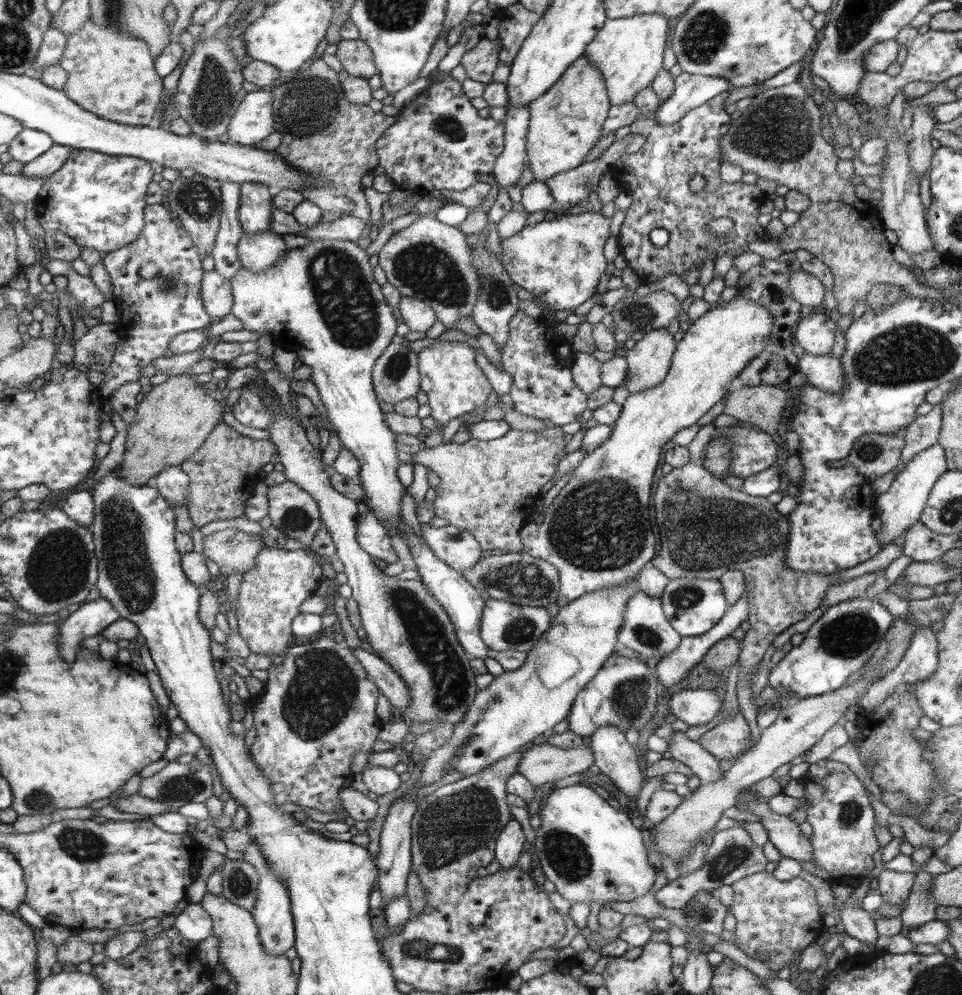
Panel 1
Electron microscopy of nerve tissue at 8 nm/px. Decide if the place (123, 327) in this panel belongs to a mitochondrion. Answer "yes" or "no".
no

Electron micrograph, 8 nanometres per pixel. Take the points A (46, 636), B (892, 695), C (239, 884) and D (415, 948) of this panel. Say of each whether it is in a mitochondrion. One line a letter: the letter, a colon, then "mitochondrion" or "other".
A: other
B: other
C: mitochondrion
D: mitochondrion

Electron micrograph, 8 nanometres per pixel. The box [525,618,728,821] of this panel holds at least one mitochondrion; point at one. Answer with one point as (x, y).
(629, 701)

